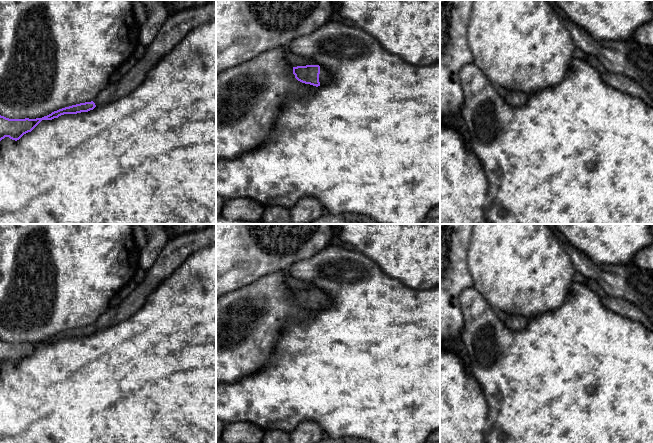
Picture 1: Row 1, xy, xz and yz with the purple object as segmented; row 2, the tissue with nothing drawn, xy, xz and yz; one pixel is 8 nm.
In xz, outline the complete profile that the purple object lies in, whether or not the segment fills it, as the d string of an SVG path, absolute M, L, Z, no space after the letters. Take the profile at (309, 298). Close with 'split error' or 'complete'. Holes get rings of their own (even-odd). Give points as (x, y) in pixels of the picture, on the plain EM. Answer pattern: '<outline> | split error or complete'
M319 289L293 291L293 298L298 305L316 311L323 310L330 304L328 296Z | split error

